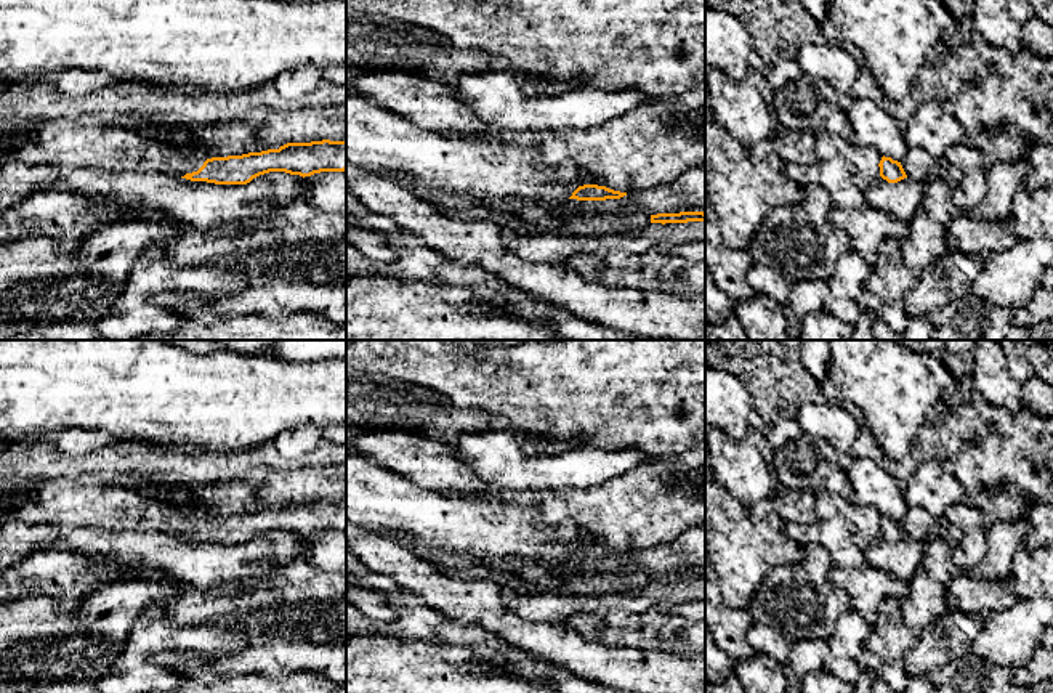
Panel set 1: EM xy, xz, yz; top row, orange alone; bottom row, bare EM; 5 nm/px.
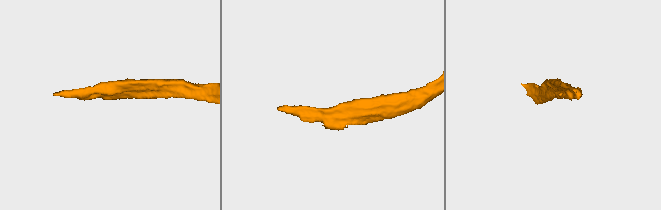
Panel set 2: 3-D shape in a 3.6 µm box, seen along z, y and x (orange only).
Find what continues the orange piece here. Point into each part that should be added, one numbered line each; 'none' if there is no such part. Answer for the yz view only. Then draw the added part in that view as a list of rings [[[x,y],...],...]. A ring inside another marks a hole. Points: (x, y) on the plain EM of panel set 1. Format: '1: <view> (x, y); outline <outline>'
1: yz (917, 523); outline [[[909,507],[906,517],[901,520],[901,525],[907,537],[914,537],[923,544],[942,539],[952,545],[957,545],[963,541],[963,534],[954,525],[946,520],[938,520],[920,507]]]

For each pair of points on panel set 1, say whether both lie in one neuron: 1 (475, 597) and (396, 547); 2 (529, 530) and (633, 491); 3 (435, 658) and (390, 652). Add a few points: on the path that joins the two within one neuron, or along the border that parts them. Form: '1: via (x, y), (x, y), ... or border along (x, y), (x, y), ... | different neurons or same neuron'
1: via (455, 591), (435, 587), (414, 567) | same neuron
2: via (555, 523), (576, 515), (608, 514) | same neuron
3: via (423, 658), (401, 658) | same neuron

